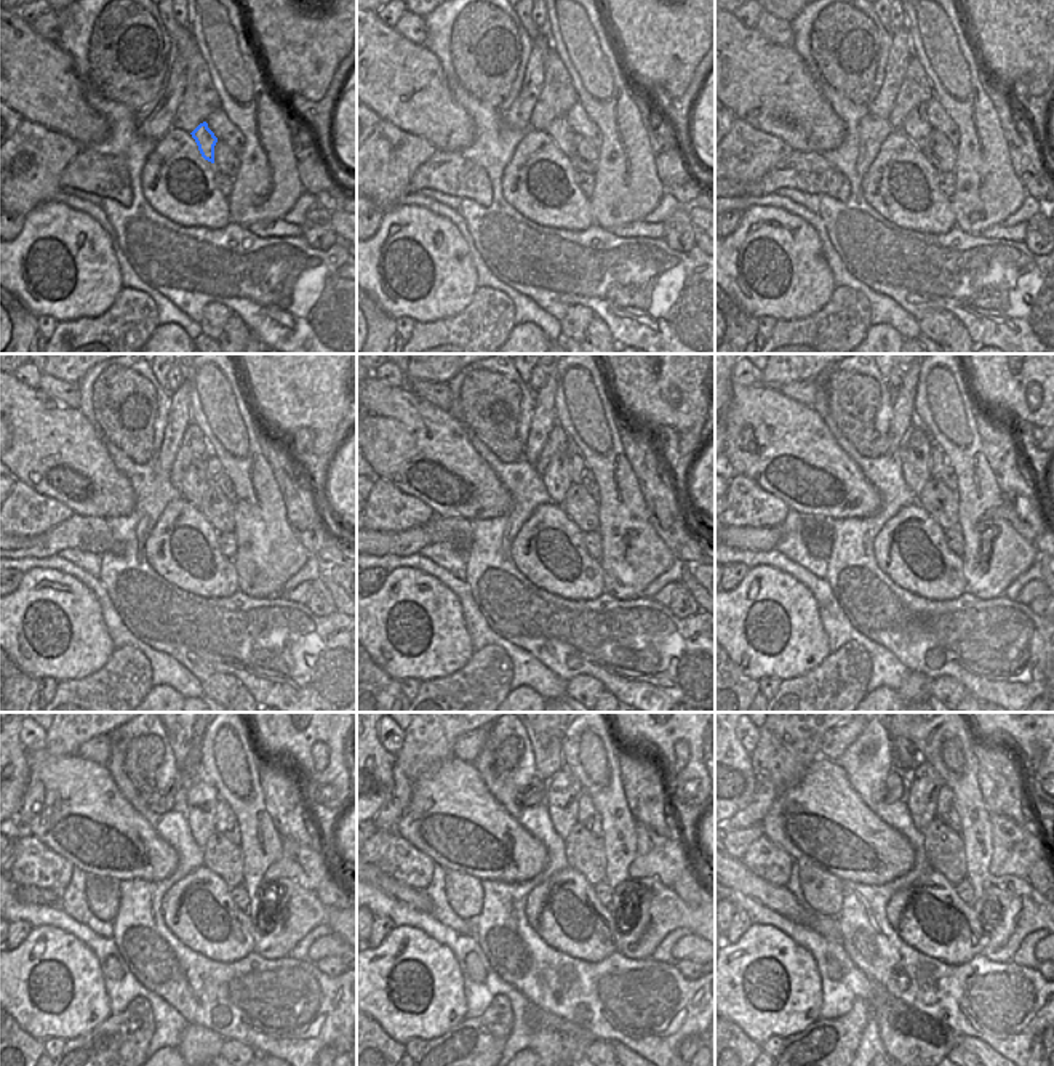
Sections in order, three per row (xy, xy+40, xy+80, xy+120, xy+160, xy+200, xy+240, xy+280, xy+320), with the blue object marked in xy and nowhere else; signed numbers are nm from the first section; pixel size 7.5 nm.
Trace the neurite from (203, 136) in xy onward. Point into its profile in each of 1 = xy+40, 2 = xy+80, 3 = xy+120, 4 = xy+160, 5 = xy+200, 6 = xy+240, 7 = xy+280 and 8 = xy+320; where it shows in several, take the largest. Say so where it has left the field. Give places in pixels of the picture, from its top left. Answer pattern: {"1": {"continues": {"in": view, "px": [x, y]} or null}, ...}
{"1": {"continues": {"in": "xy+40", "px": [560, 130]}}, "2": {"continues": {"in": "xy+80", "px": [917, 127]}}, "3": {"continues": {"in": "xy+120", "px": [197, 484]}}, "4": {"continues": {"in": "xy+160", "px": [557, 479]}}, "5": {"continues": {"in": "xy+200", "px": [915, 455]}}, "6": {"continues": {"in": "xy+240", "px": [202, 815]}}, "7": {"continues": {"in": "xy+280", "px": [563, 815]}}, "8": {"continues": {"in": "xy+320", "px": [923, 813]}}}

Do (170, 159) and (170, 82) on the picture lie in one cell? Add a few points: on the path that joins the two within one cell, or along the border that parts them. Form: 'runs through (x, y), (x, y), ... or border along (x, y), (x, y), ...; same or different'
border along (170, 127), (159, 140); different

